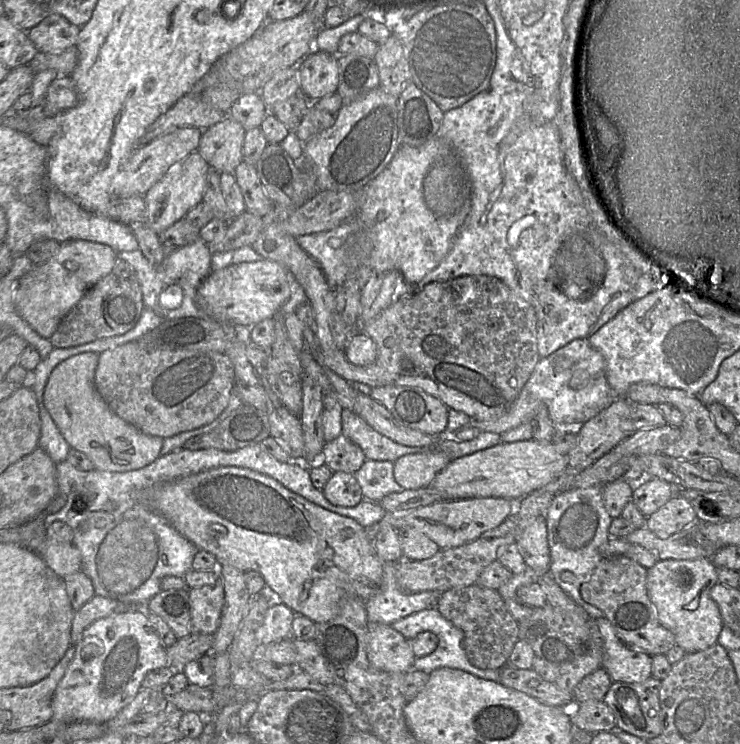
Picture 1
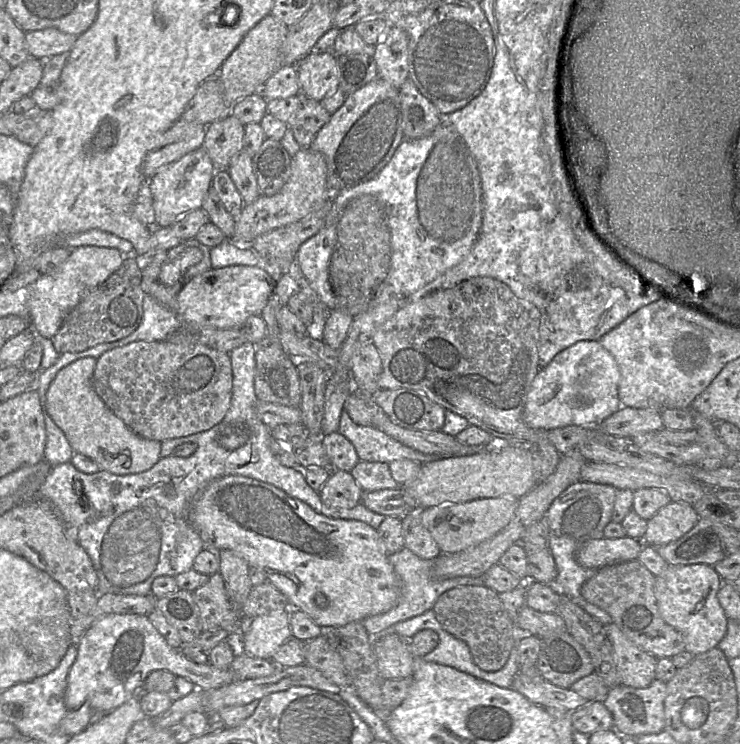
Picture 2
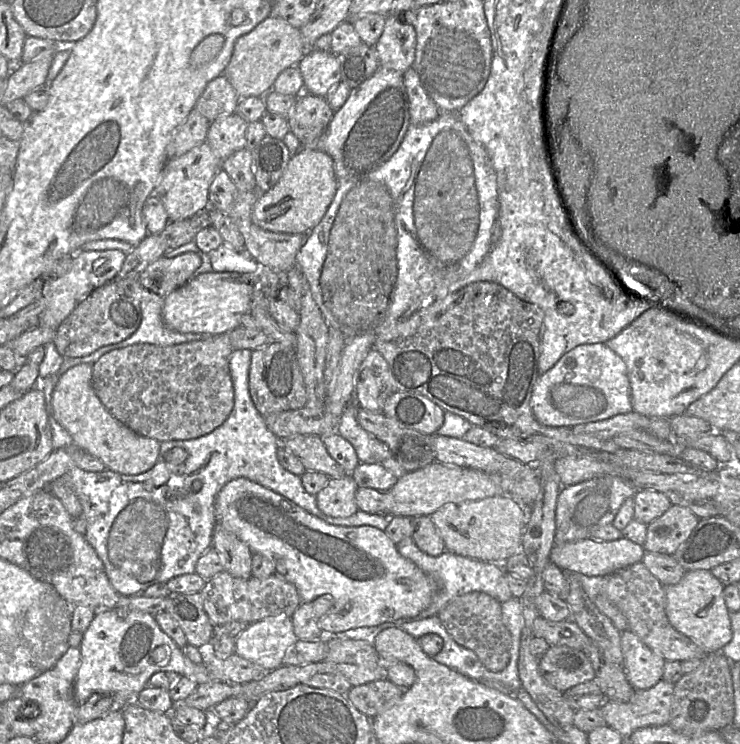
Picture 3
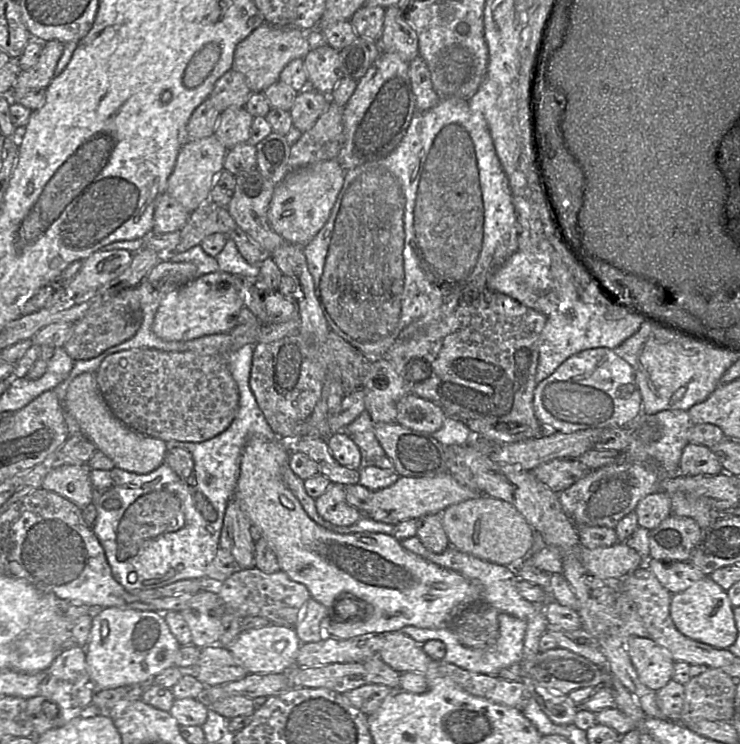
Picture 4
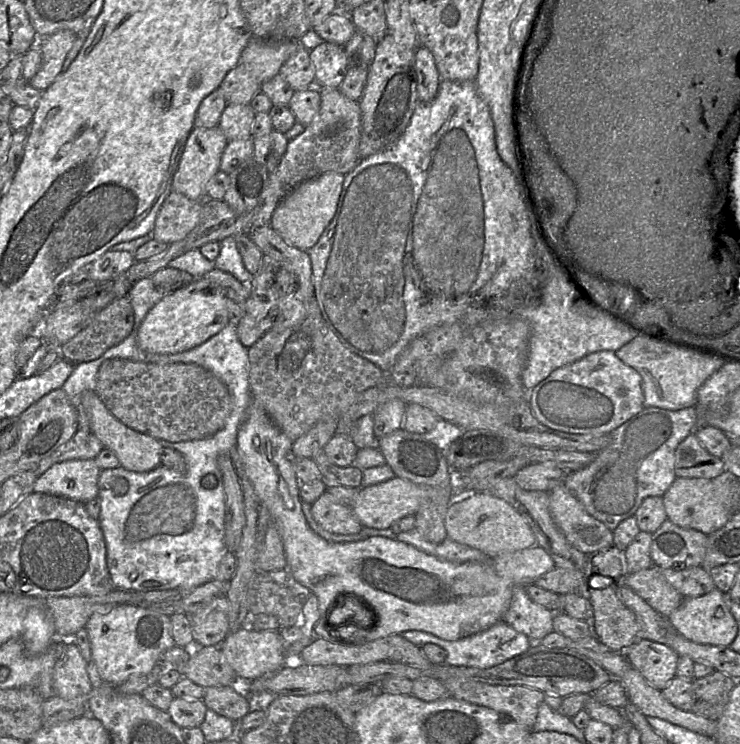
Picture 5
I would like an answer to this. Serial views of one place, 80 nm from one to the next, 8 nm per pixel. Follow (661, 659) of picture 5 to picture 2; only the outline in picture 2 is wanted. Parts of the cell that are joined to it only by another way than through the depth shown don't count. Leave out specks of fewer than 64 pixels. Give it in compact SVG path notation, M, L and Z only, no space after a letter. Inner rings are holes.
M614 623L603 626L612 645L621 684L632 688L648 687L656 679L657 658L631 642Z

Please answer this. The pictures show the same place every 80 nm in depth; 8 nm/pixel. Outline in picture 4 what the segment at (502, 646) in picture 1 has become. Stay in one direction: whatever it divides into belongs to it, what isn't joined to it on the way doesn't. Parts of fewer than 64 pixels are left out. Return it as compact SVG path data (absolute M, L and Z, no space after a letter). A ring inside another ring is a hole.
M482 601L463 609L451 628L458 641L470 648L487 648L499 637L499 612Z

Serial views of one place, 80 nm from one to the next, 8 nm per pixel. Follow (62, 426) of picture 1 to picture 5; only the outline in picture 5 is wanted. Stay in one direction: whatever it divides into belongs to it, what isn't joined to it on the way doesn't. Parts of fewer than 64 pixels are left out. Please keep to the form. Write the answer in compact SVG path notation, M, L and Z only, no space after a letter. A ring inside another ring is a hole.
M85 390L80 396L80 403L87 414L90 430L101 441L104 448L114 452L121 467L134 472L145 472L161 464L163 446L159 440L119 421L107 409L95 390Z

